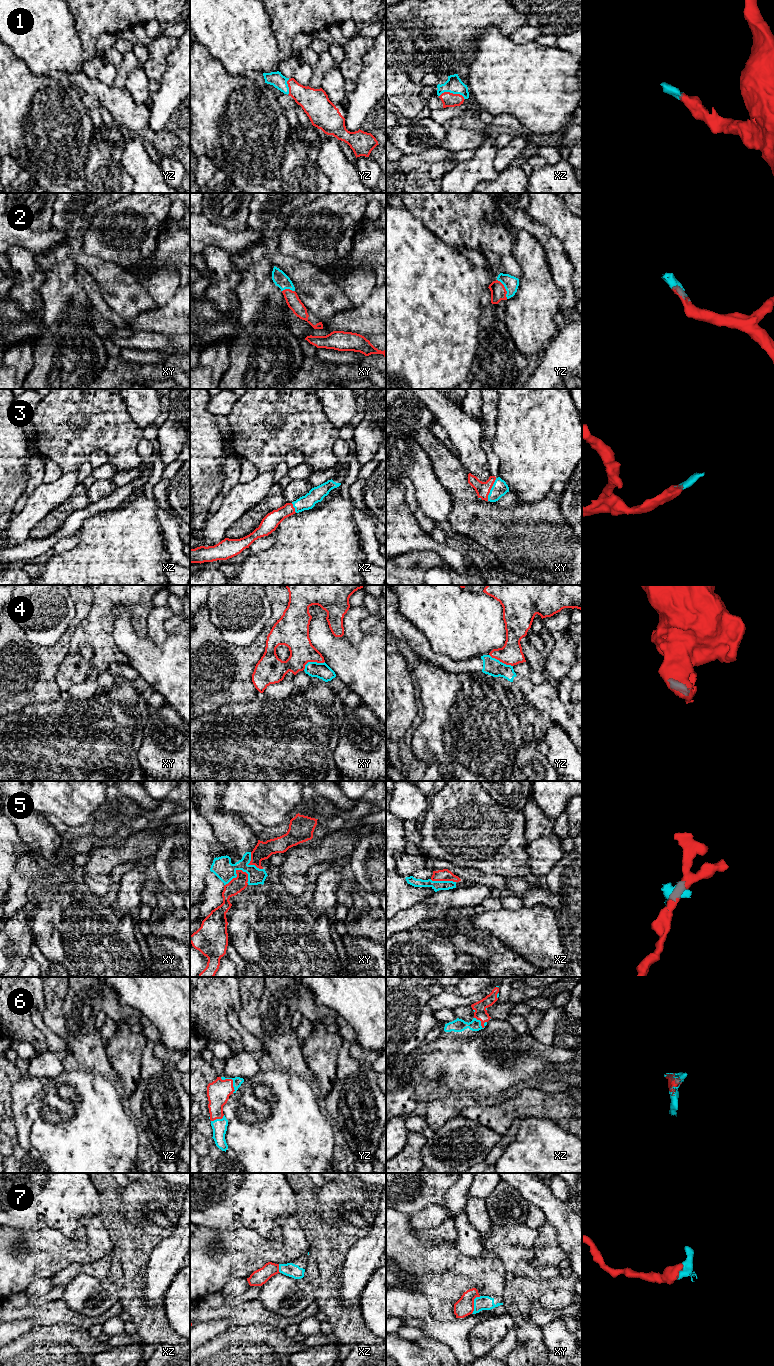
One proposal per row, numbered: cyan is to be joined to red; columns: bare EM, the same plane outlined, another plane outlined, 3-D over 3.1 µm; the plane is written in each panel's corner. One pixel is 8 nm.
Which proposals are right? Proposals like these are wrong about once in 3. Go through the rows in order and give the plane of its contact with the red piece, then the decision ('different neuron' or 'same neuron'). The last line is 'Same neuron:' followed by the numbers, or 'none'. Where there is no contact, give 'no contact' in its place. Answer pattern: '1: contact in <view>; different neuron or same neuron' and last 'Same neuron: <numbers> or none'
1: contact in xz; same neuron
2: contact in yz; same neuron
3: contact in xy; same neuron
4: contact in xy; different neuron
5: contact in xy; different neuron
6: contact in yz; same neuron
7: contact in xy; same neuron
Same neuron: 1, 2, 3, 6, 7

